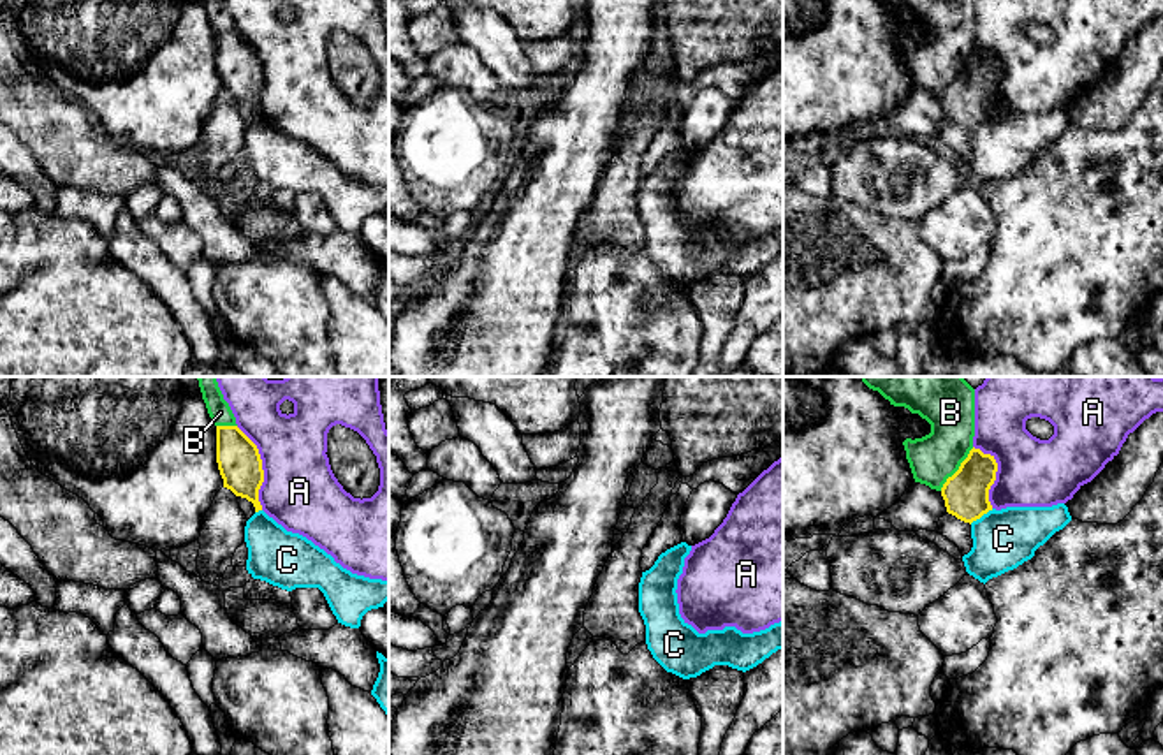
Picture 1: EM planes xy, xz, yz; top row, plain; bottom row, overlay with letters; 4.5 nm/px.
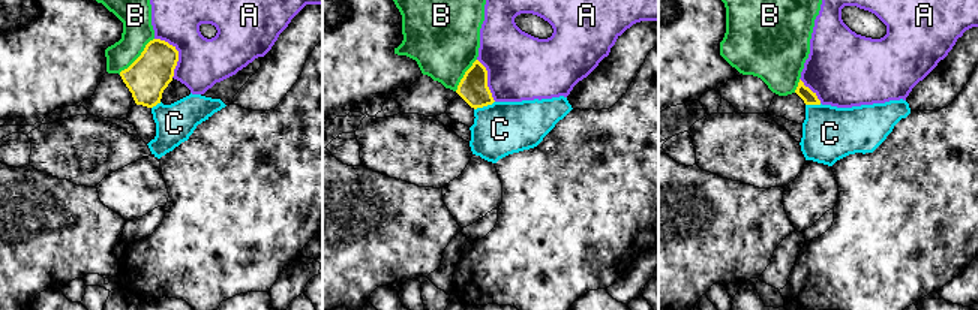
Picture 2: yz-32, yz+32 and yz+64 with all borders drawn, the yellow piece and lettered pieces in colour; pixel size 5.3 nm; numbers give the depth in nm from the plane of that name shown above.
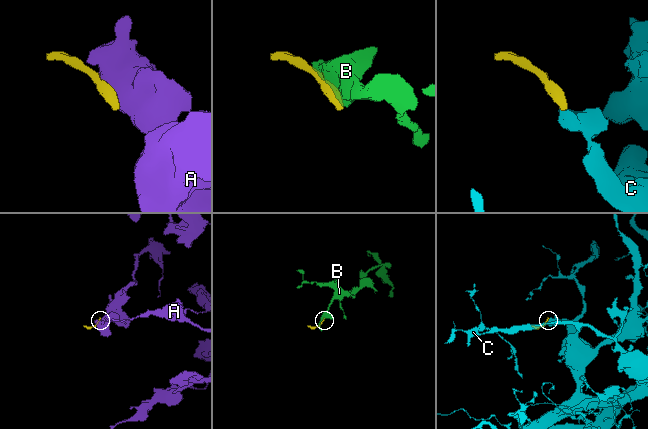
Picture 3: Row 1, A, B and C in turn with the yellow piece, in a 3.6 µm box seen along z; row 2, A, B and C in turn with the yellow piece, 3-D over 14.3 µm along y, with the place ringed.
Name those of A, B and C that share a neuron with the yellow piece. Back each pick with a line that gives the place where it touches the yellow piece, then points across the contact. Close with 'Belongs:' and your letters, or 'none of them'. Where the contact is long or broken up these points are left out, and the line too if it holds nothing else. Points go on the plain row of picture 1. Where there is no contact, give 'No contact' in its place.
C: Touches yellow at yz (980, 122). Path across: yz (966, 99), (968, 108), (980, 122), (1003, 145)
Belongs: C

